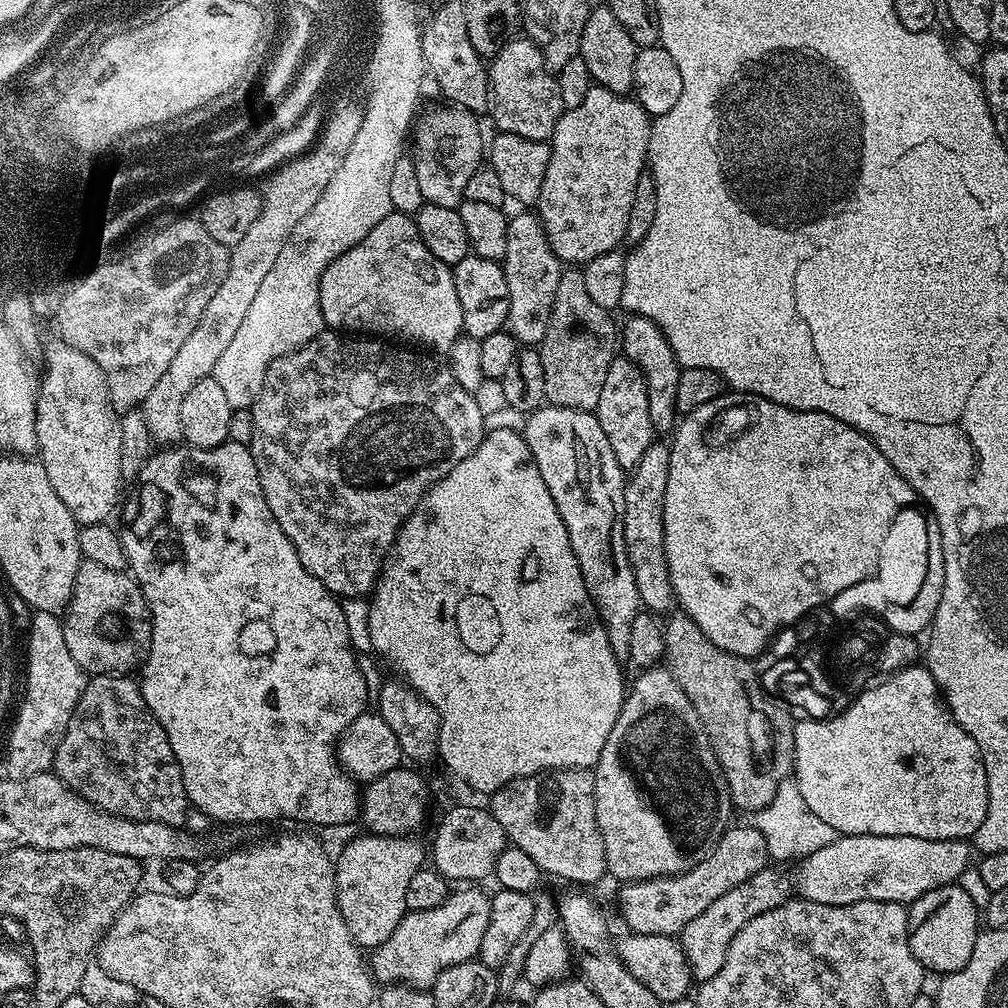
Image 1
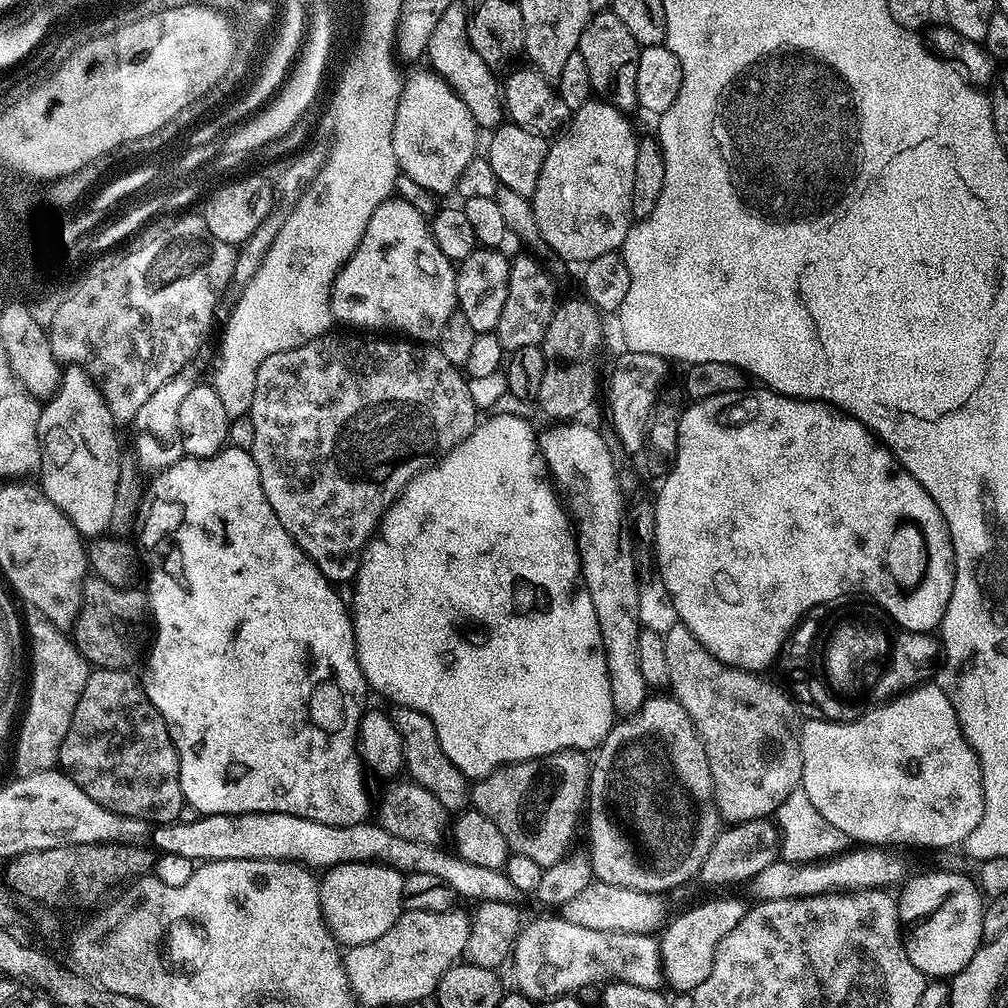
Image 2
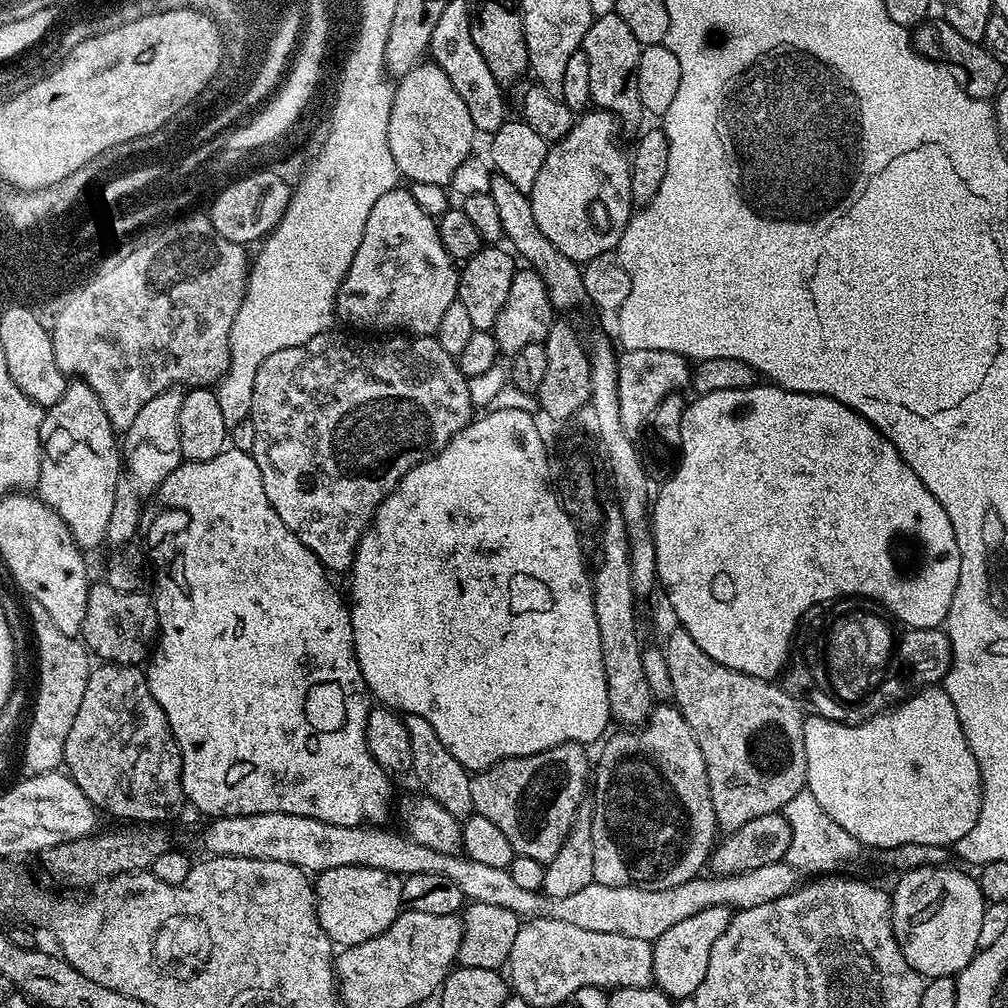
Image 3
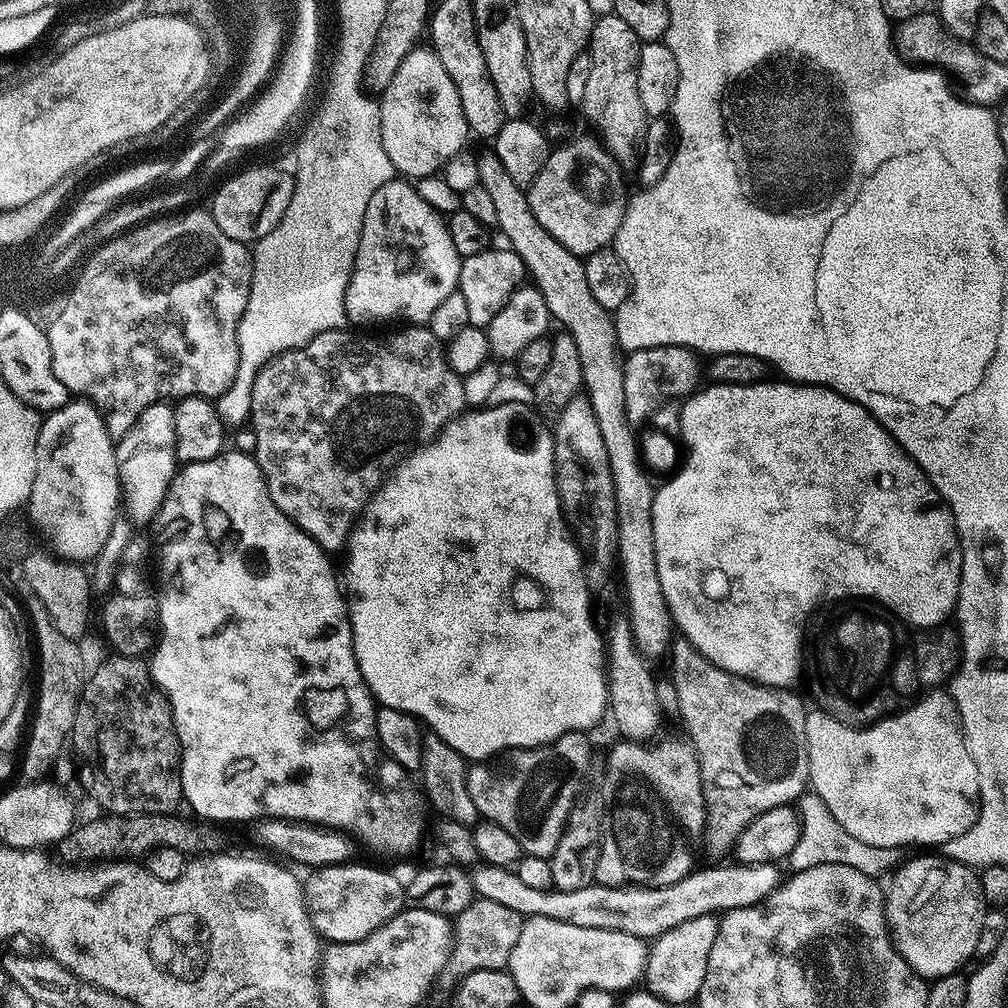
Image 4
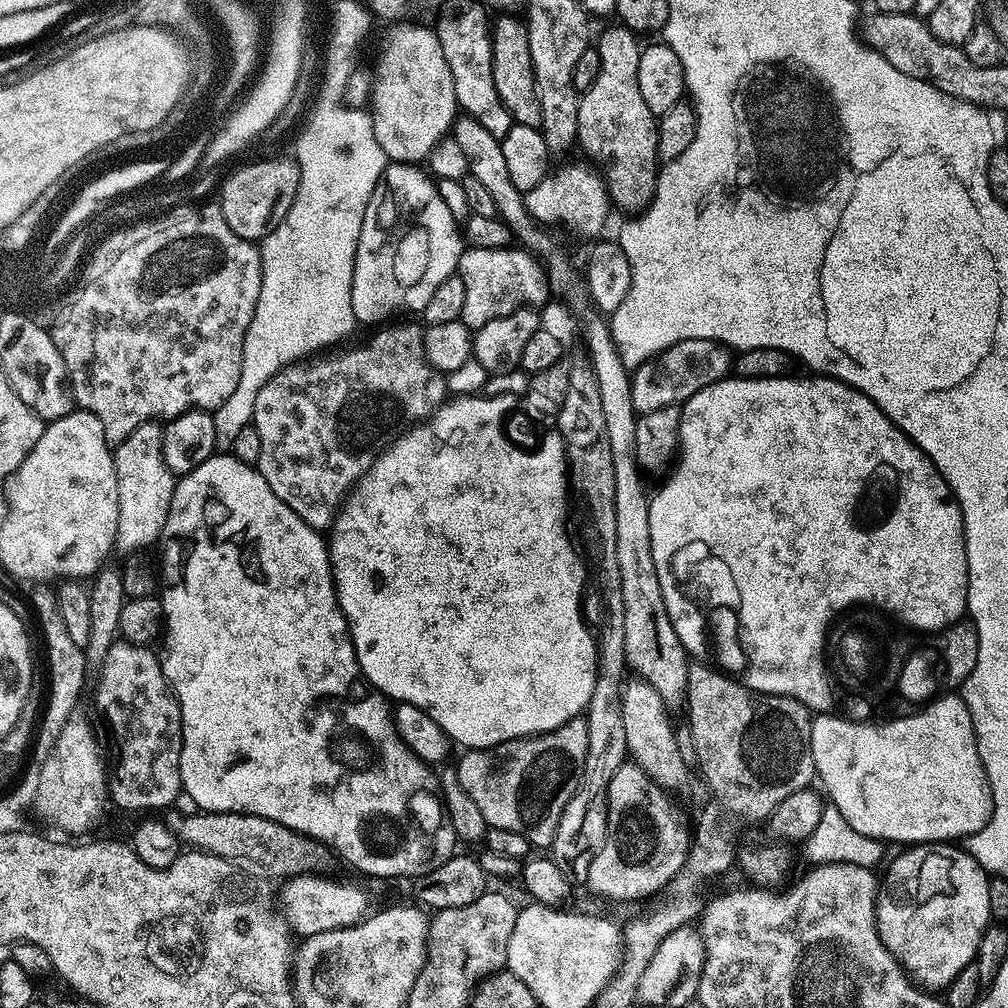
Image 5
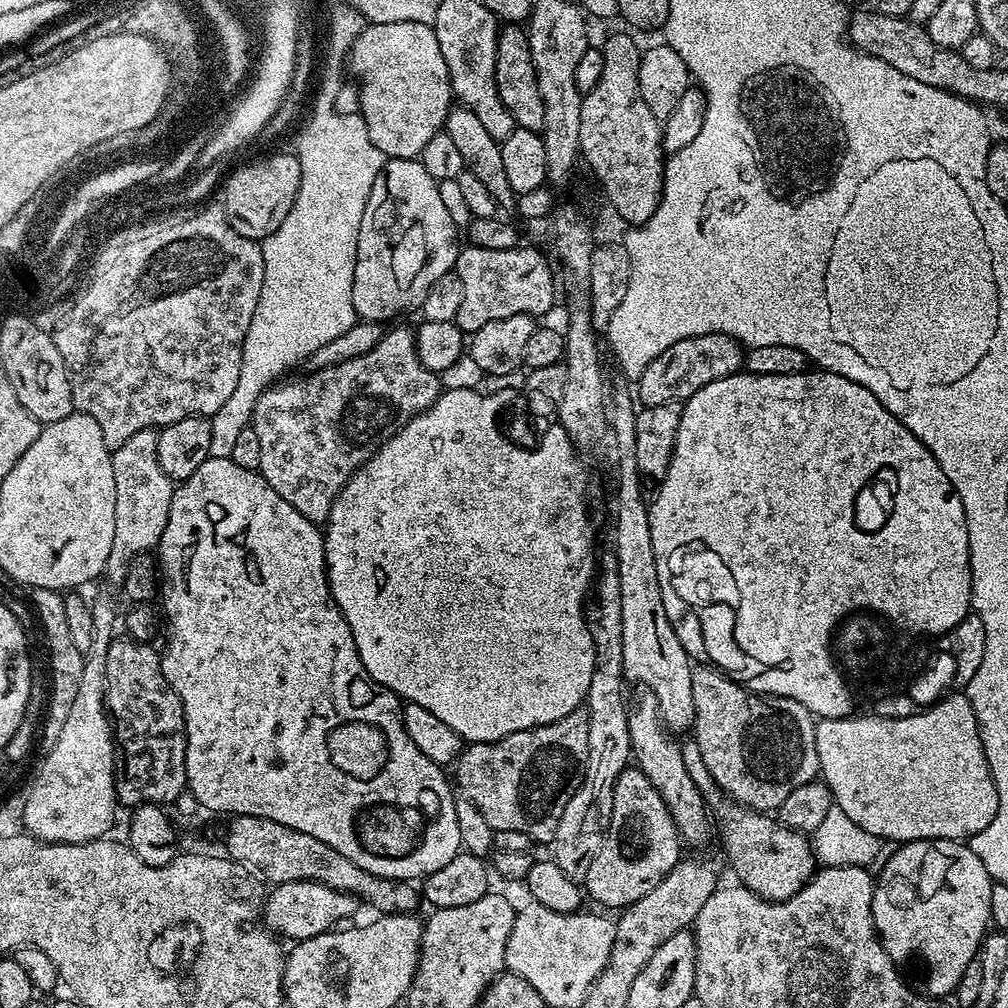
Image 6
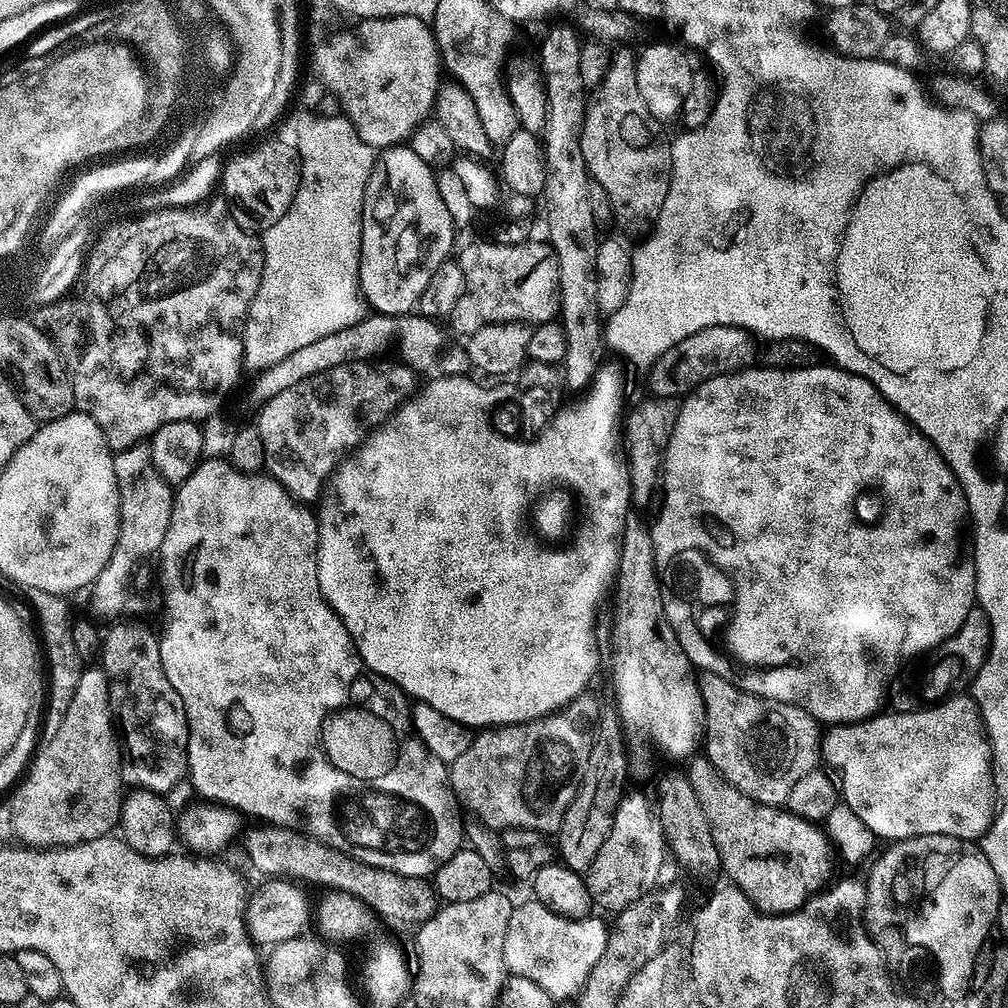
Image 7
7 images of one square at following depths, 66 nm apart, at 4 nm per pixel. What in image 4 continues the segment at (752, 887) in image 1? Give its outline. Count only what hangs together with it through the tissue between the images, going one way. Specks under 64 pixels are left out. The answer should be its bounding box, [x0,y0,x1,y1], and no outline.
[643,916,718,1006]

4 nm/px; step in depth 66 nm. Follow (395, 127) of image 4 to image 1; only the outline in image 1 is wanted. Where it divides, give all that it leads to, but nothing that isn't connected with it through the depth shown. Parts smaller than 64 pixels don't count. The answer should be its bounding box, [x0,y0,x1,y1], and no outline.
[410,107,486,209]

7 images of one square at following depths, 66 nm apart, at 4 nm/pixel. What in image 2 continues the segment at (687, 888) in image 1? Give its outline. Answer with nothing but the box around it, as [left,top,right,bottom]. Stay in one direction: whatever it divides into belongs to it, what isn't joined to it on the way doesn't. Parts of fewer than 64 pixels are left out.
[699,819,781,890]

